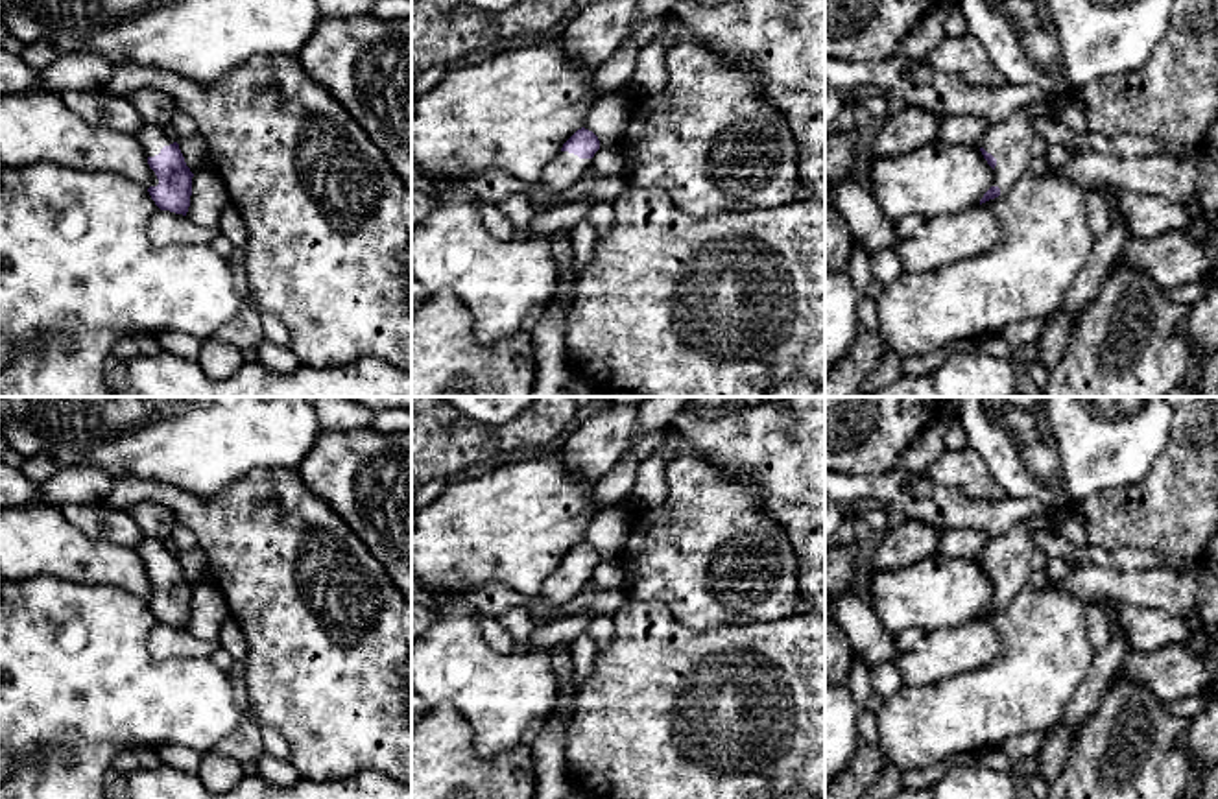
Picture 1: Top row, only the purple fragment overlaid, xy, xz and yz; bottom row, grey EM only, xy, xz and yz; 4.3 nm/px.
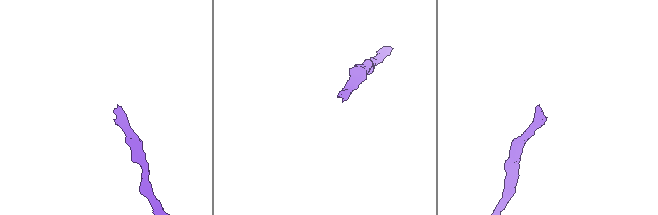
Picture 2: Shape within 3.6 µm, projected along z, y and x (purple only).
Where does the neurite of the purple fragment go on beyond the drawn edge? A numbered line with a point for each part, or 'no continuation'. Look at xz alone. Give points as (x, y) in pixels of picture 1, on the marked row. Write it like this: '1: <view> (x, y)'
1: xz (565, 168)

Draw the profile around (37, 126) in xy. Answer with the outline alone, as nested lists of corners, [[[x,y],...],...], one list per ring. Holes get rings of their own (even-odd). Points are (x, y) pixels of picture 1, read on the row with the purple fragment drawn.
[[[33,90],[0,96],[0,166],[55,162],[125,175],[146,188],[151,168],[133,133],[89,124],[59,92]]]

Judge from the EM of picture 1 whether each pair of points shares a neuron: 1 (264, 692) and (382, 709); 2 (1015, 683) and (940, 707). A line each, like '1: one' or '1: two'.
1: one
2: one

